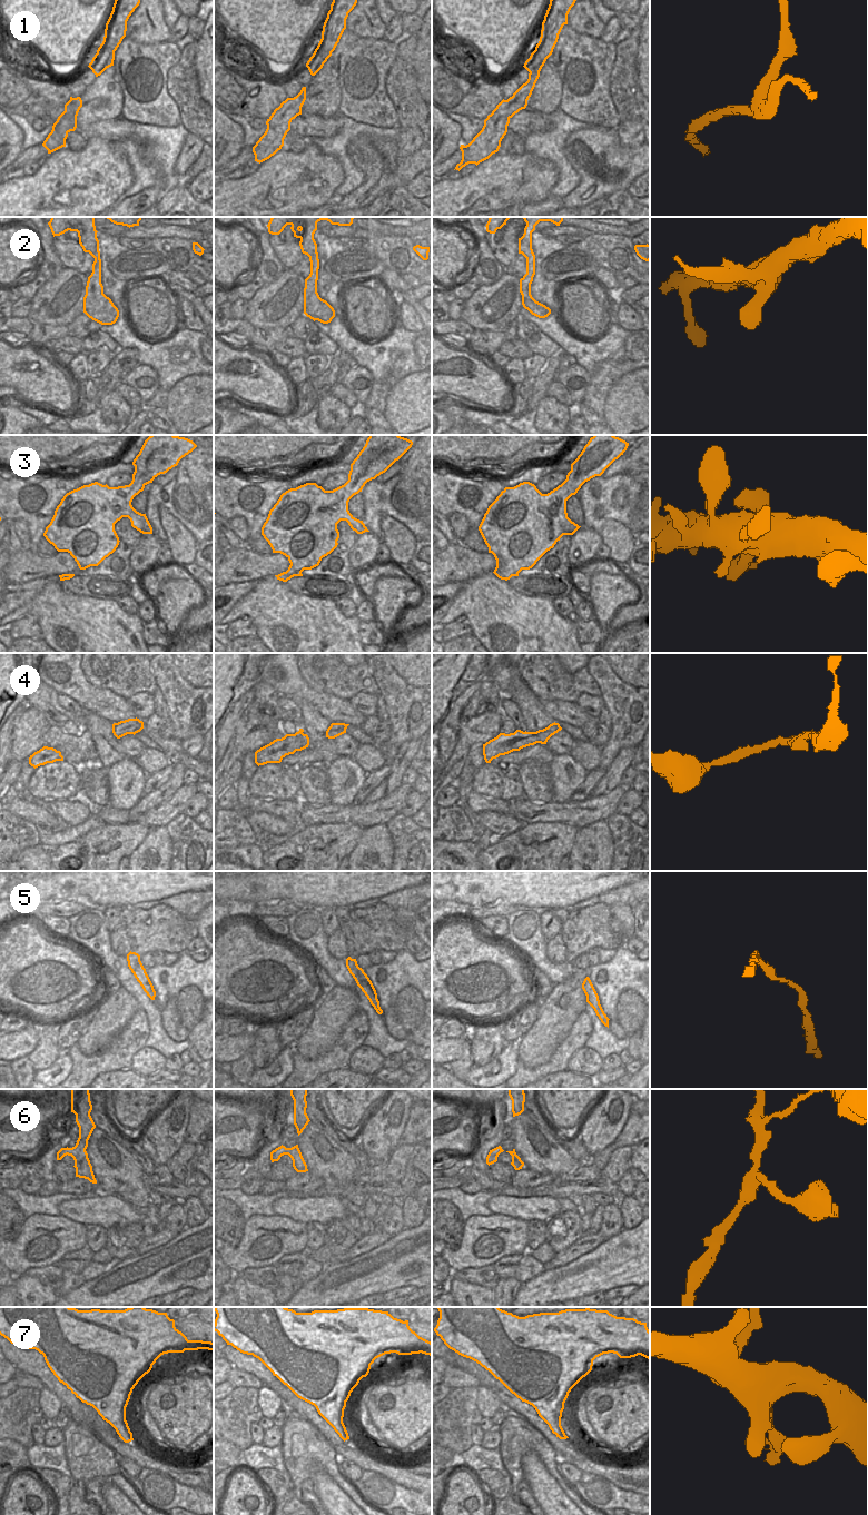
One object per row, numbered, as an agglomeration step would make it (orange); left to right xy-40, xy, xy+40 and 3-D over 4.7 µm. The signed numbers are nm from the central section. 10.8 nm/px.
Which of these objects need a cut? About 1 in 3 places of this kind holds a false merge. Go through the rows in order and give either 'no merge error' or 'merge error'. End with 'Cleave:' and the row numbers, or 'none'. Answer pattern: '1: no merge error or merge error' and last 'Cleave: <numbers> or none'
1: merge error
2: no merge error
3: no merge error
4: merge error
5: no merge error
6: no merge error
7: no merge error
Cleave: 1, 4

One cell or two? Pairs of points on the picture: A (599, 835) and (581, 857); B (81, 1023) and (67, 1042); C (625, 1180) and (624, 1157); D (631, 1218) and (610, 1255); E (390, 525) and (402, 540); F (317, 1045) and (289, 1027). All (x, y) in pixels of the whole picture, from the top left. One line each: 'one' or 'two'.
A: one
B: one
C: two
D: two
E: one
F: two

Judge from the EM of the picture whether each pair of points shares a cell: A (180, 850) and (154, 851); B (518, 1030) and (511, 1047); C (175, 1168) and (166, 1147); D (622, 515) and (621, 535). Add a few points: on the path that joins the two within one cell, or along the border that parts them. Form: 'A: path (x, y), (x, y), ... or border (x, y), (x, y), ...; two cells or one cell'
A: border (166, 827), (171, 842), (171, 859); two cells
B: border (519, 1038), (505, 1043); two cells
C: border (183, 1141), (179, 1149), (166, 1164); two cells
D: border (627, 527), (609, 518), (603, 524), (600, 535); two cells

